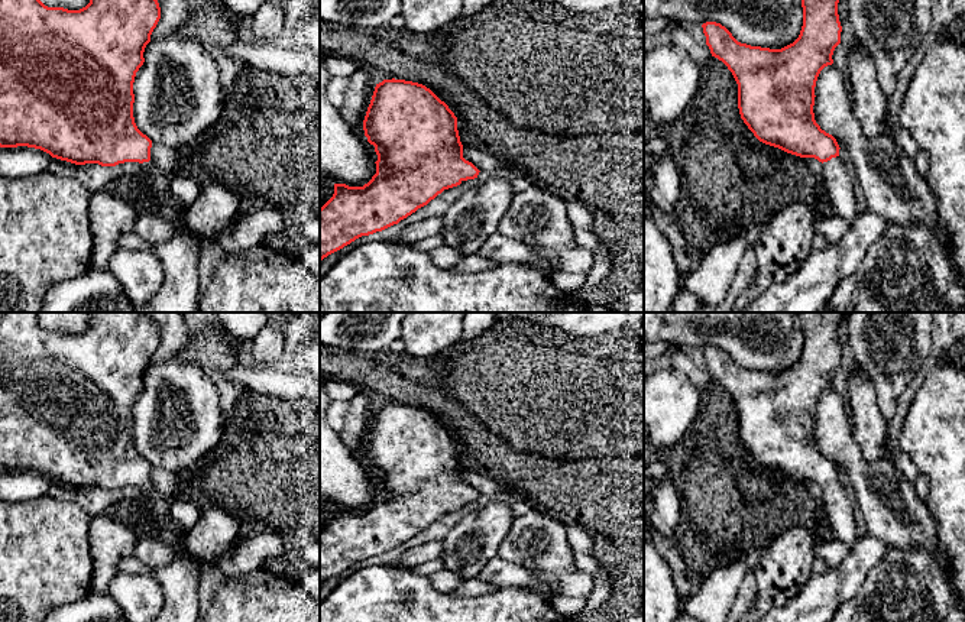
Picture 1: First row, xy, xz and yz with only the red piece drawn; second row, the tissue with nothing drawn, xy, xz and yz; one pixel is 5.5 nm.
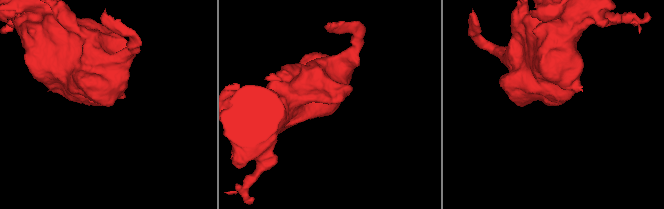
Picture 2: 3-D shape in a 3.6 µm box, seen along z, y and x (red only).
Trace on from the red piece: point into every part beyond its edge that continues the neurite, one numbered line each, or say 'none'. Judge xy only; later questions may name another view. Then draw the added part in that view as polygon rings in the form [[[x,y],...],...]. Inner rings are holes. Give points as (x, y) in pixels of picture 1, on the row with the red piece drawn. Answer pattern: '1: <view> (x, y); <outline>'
1: xy (180, 291); [[[149,161],[142,163],[139,175],[153,192],[155,213],[181,226],[184,231],[155,246],[155,253],[163,269],[163,282],[153,299],[136,312],[200,312],[201,286],[197,270],[200,237],[187,227],[187,208],[169,191],[174,174],[172,171],[163,172]]]

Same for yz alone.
1: yz (839, 190); [[[839,156],[823,162],[823,182],[832,214],[852,221],[856,214],[856,198],[851,176]]]

